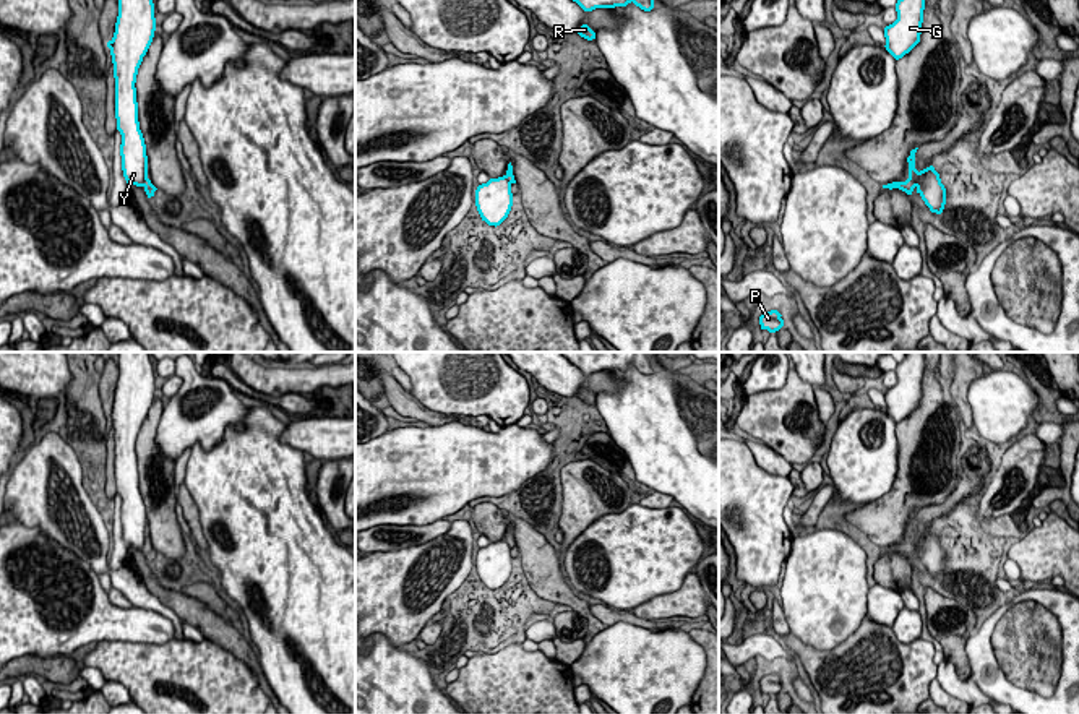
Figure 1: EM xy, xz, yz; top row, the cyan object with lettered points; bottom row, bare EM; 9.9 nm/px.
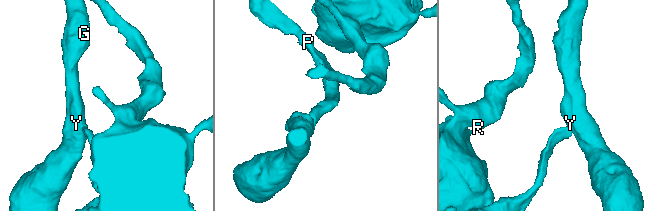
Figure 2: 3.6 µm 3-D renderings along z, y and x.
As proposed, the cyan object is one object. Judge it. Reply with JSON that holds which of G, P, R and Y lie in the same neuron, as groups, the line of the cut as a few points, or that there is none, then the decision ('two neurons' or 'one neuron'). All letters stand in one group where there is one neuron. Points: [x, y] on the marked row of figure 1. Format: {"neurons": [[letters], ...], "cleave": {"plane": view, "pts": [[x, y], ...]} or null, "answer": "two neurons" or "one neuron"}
{"neurons": [["G", "R", "Y"], ["P"]], "cleave": {"plane": "yz", "pts": [[909, 177], [915, 185]]}, "answer": "two neurons"}

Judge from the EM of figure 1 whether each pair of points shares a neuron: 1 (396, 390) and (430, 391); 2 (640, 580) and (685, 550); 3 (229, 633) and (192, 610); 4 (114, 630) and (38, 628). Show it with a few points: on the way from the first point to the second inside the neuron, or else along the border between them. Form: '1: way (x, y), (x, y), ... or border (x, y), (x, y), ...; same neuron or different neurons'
1: border (409, 393), (427, 408), (443, 414); different neurons
2: way (651, 568), (669, 550), (674, 550); same neuron
3: way (219, 632), (202, 617); same neuron
4: way (94, 630), (57, 635); same neuron

